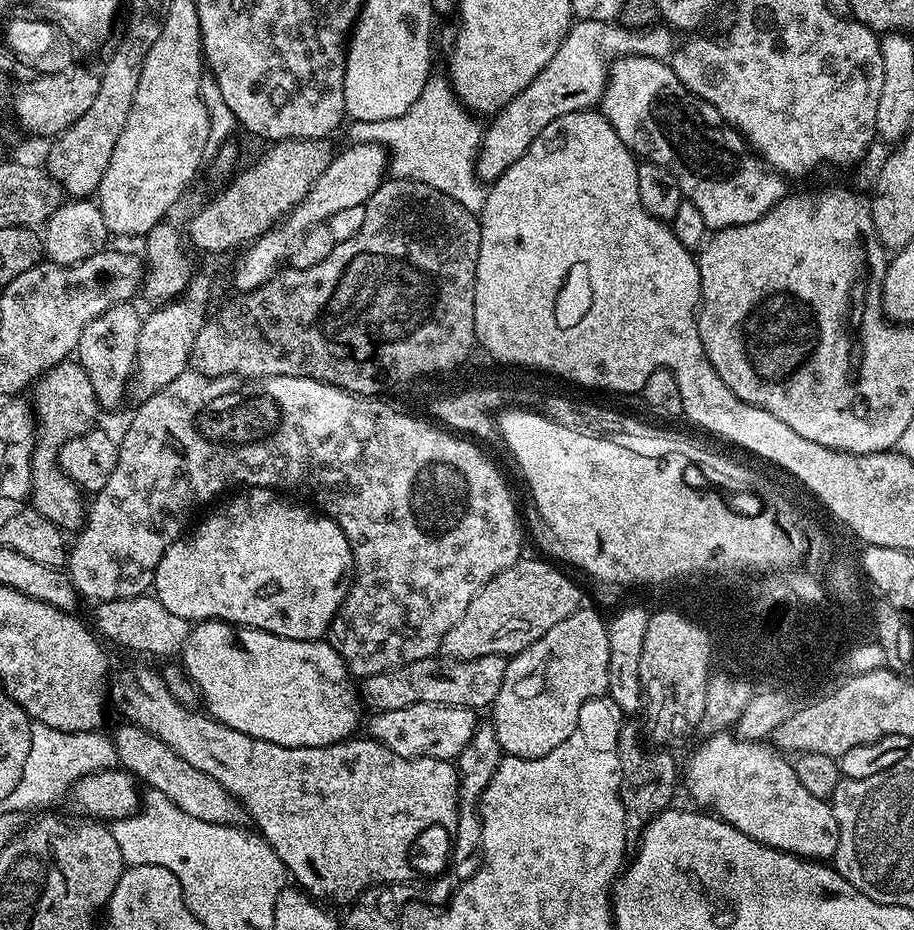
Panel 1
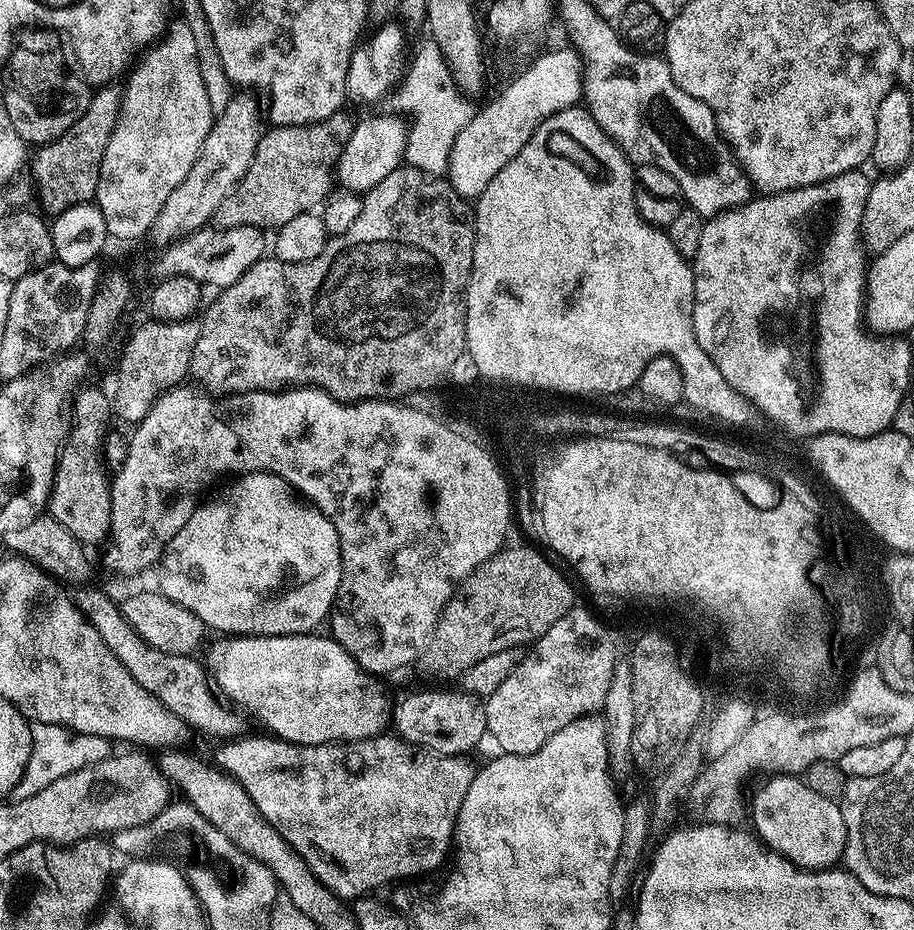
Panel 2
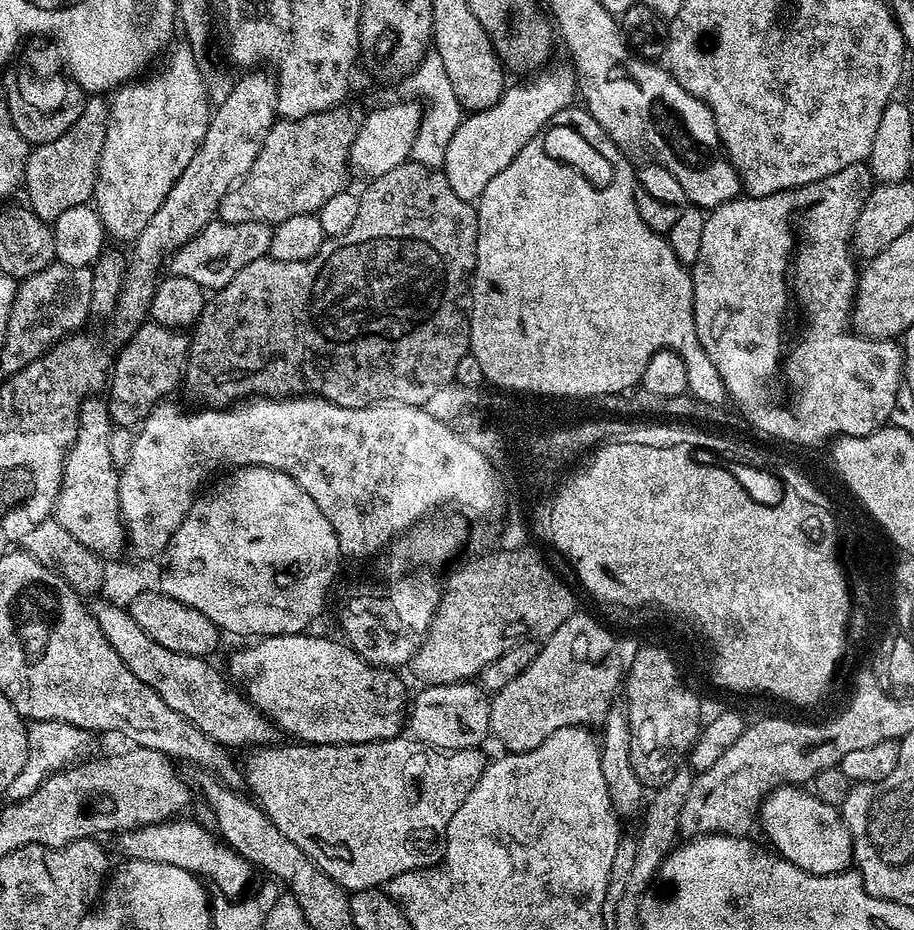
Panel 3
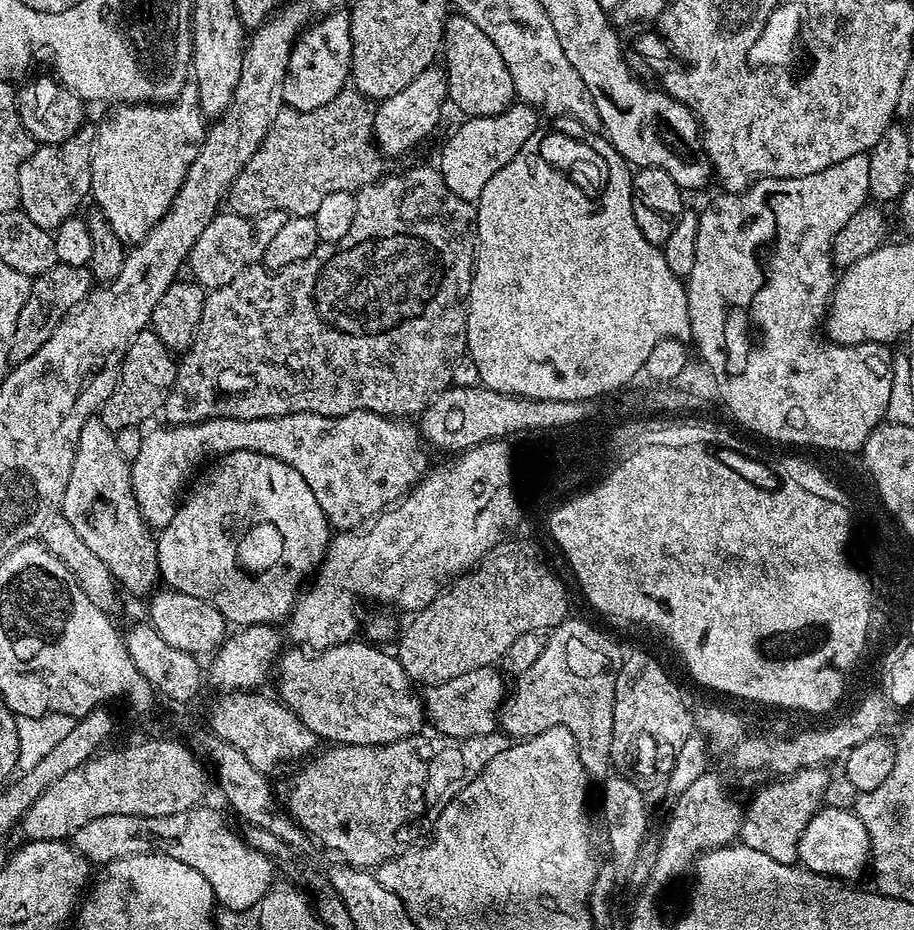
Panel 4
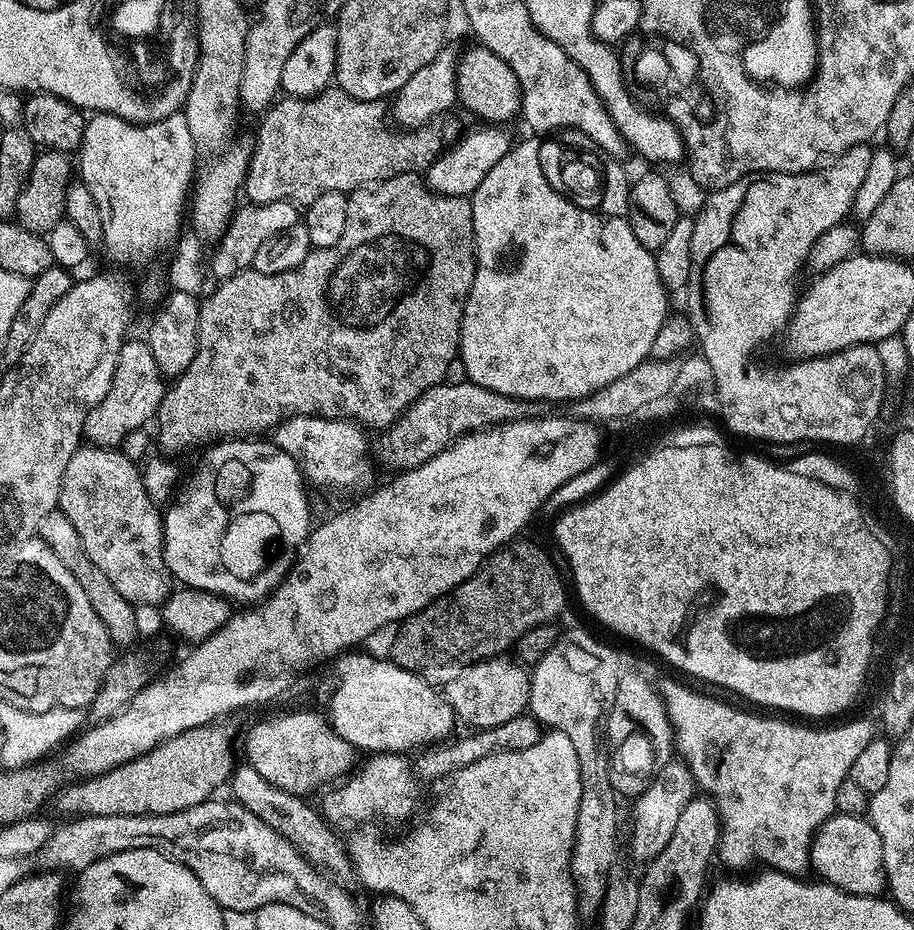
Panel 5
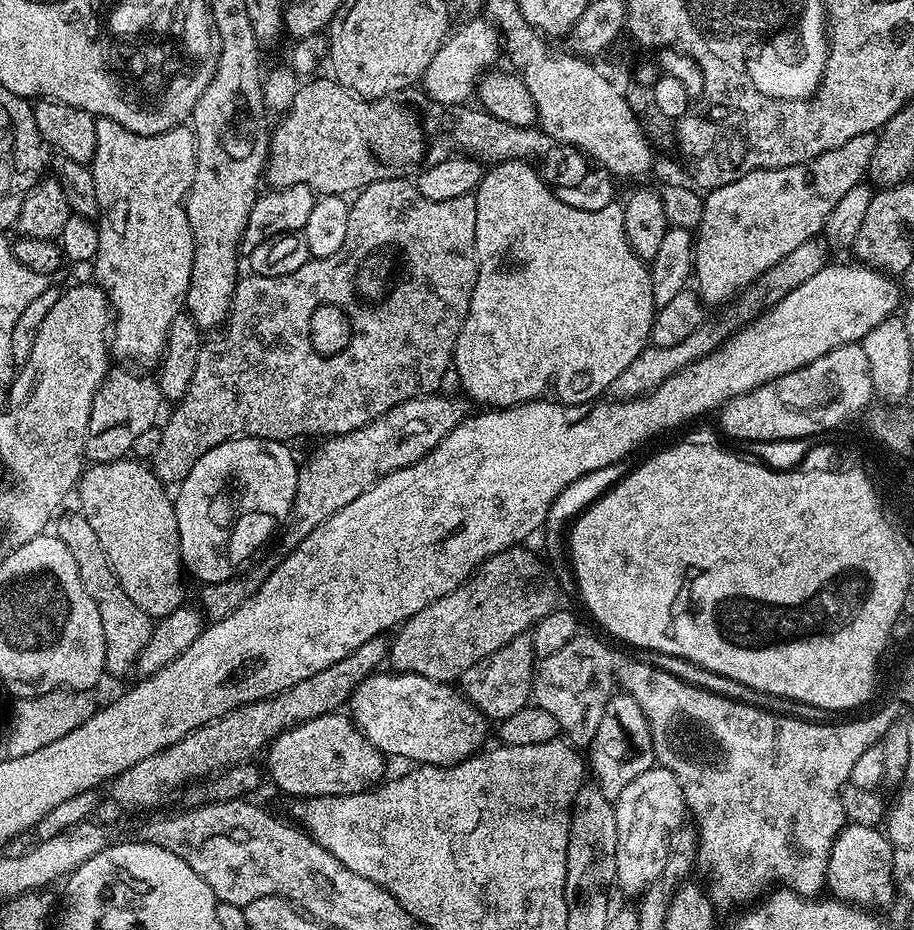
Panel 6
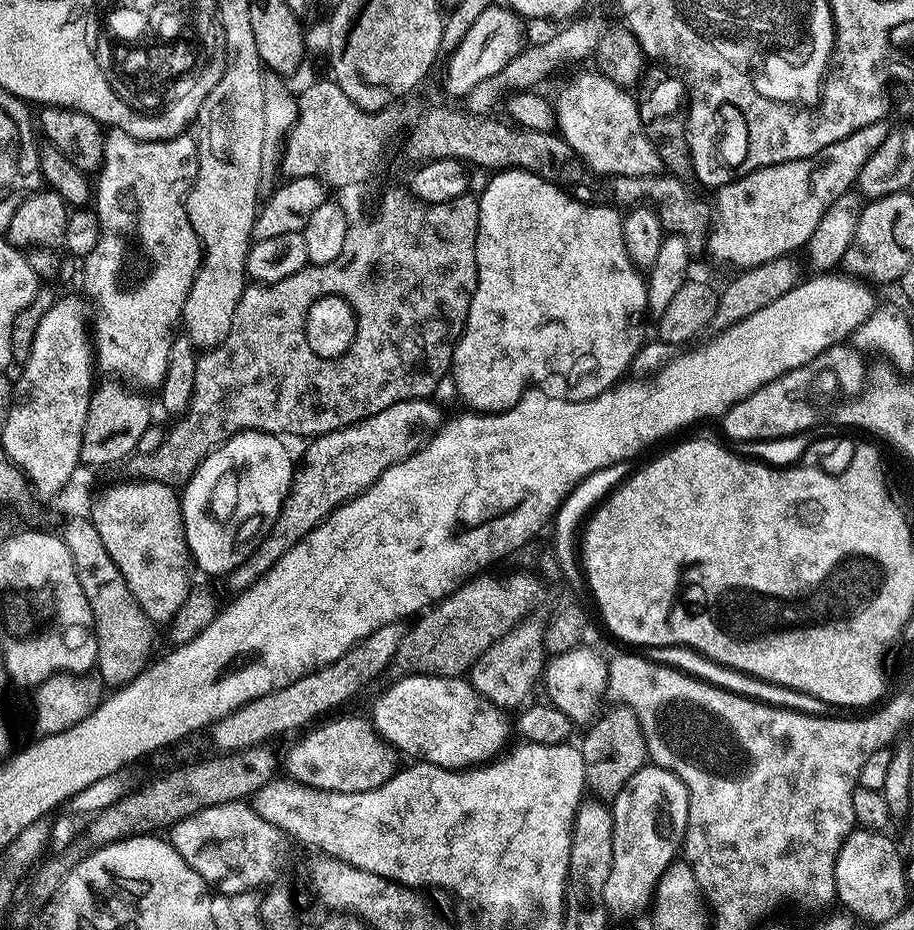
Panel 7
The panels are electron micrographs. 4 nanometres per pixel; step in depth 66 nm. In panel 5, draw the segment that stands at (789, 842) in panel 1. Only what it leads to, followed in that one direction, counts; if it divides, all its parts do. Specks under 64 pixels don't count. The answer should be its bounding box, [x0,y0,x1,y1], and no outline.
[810,816,888,896]

